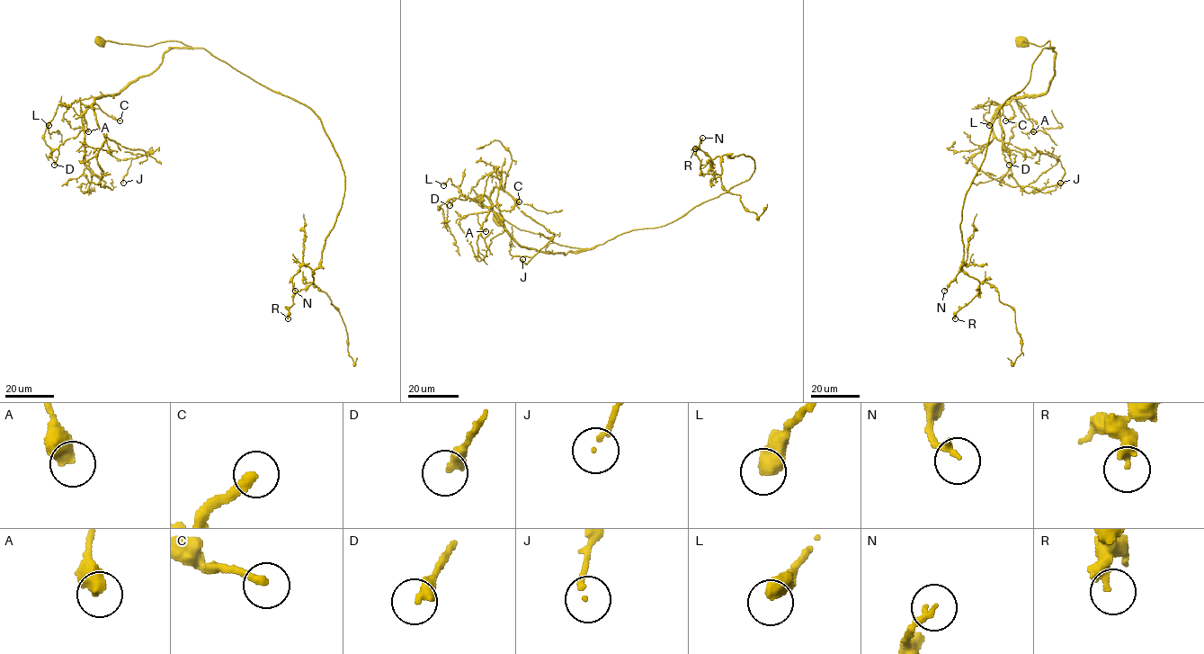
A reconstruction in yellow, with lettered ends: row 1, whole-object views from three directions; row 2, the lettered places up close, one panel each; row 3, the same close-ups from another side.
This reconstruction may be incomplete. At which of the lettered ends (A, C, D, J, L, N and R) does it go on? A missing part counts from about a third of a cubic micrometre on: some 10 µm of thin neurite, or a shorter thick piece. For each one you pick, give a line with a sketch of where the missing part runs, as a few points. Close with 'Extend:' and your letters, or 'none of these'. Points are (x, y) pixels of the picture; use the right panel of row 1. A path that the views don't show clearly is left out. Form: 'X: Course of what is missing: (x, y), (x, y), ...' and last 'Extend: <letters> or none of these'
Extend: C

